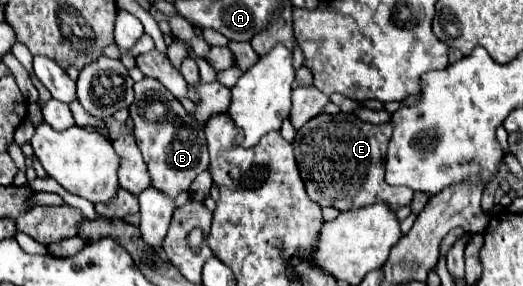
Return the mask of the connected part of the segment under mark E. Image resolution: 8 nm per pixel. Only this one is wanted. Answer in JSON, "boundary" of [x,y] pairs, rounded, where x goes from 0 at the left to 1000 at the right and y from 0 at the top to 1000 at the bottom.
{"boundary":[[[612,395],[597,409],[562,479],[566,570],[593,696],[616,724],[642,724],[646,738],[688,731],[727,703],[742,710],[753,738],[780,717],[792,668],[750,654],[734,633],[734,549],[750,458],[750,430],[707,437],[662,395]]]}

